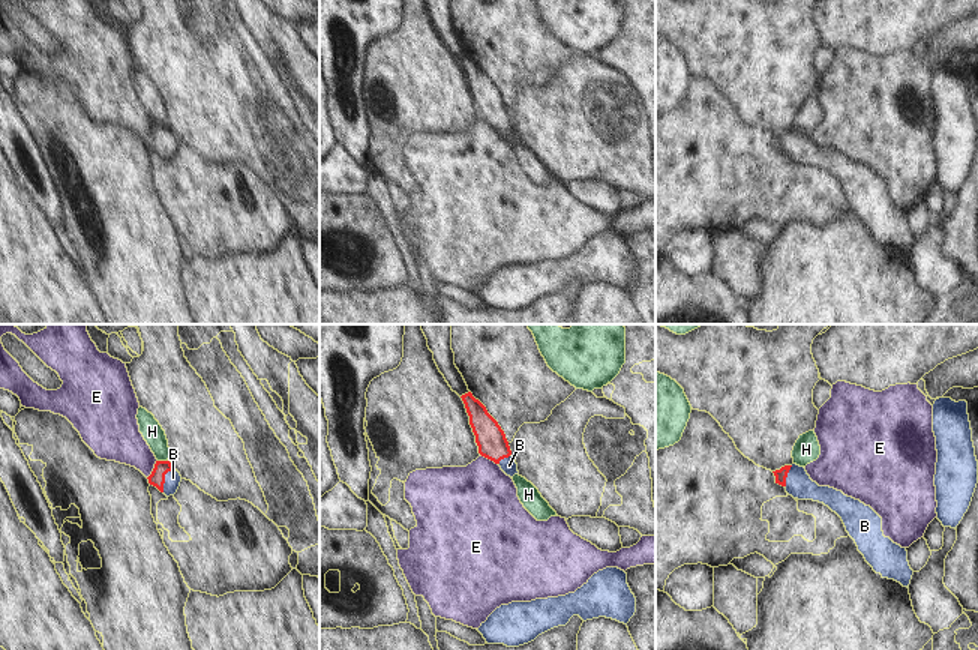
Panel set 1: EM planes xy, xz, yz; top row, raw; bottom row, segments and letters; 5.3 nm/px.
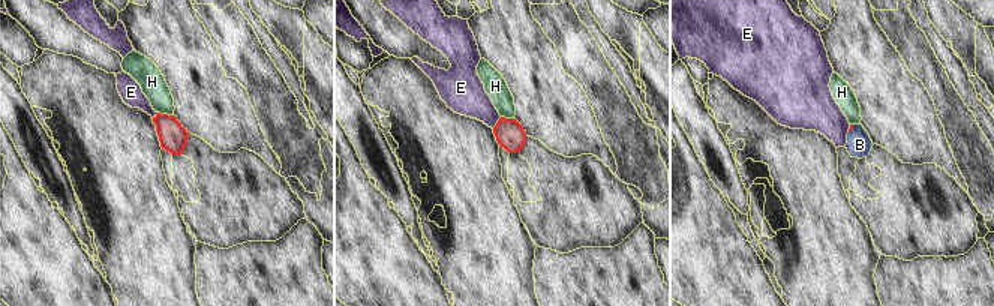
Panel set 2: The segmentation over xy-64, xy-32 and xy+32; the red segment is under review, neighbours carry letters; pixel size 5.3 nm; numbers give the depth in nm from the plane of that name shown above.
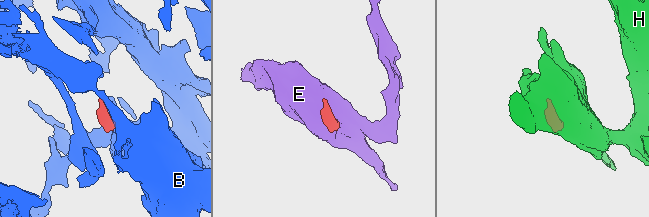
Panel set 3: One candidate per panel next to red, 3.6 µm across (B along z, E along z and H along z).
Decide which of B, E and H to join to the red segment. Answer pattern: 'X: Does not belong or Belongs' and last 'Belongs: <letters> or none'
B: Belongs
E: Does not belong
H: Does not belong
Belongs: B.

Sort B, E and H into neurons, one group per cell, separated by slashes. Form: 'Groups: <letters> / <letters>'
Groups: B / E / H.

